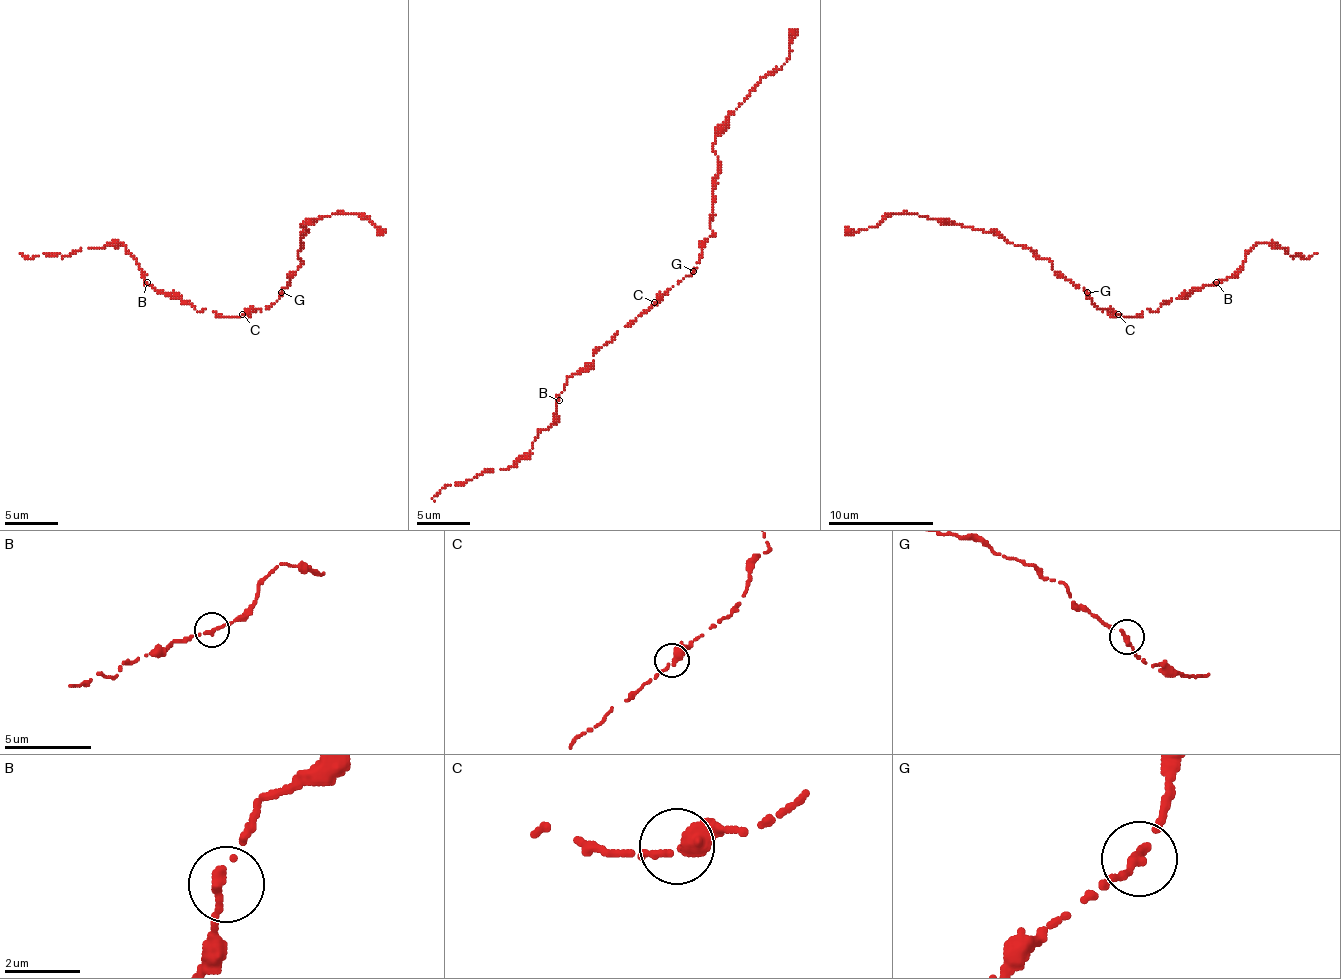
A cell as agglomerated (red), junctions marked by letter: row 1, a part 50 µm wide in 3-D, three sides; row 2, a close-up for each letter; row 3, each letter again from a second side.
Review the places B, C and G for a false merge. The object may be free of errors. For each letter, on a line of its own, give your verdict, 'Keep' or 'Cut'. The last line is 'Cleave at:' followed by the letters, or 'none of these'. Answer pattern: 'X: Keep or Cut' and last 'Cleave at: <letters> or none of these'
B: Keep
C: Keep
G: Keep
Cleave at: none of these

